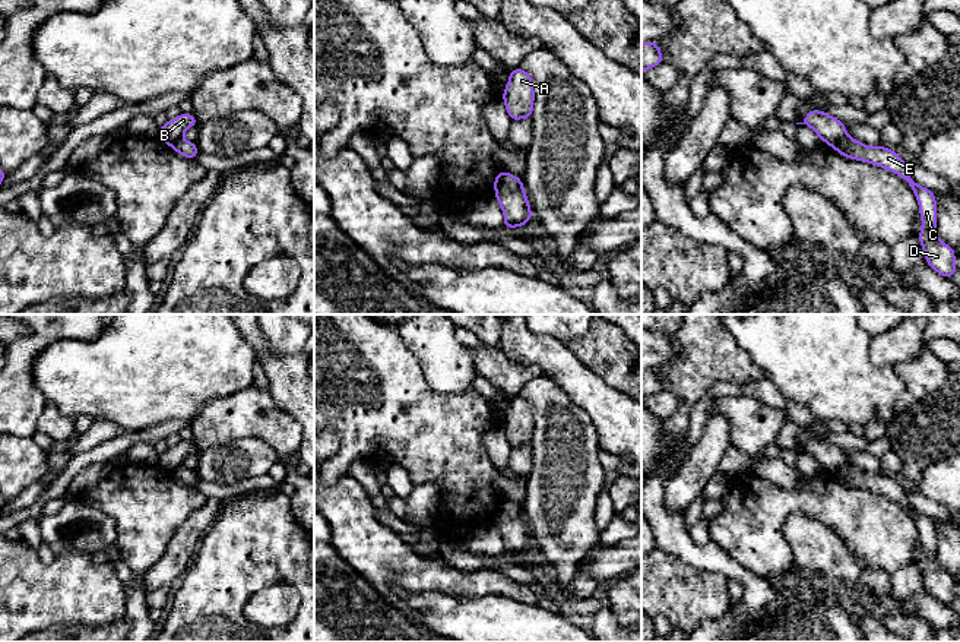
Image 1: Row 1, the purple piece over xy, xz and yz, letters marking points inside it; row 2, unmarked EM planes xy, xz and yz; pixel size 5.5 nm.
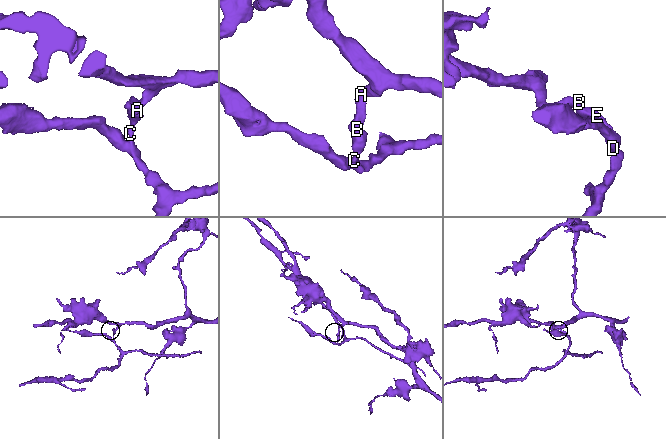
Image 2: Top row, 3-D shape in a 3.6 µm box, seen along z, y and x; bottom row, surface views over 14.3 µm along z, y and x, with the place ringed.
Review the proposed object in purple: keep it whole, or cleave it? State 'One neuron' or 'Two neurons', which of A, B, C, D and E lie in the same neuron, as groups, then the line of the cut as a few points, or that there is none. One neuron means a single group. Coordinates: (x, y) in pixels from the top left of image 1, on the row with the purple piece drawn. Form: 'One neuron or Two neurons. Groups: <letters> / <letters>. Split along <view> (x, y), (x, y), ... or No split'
Two neurons. Groups: A B / C D E. Split along yz (846, 135), (832, 145)

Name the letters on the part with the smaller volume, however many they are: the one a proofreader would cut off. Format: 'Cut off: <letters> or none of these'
Cut off: C, D, E

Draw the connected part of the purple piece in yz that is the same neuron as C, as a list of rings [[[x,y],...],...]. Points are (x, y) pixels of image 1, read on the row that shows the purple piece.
[[[850,136],[831,145],[834,151],[849,159],[869,162],[902,177],[912,189],[919,203],[922,218],[921,234],[918,235],[926,263],[941,276],[950,279],[956,272],[956,252],[937,235],[937,199],[935,193],[919,186],[909,174],[906,161],[893,149],[880,145],[871,148]]]

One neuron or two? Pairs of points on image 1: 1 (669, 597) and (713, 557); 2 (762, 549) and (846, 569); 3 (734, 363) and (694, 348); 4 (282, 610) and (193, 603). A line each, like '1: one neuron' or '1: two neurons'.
1: two neurons
2: two neurons
3: one neuron
4: two neurons

